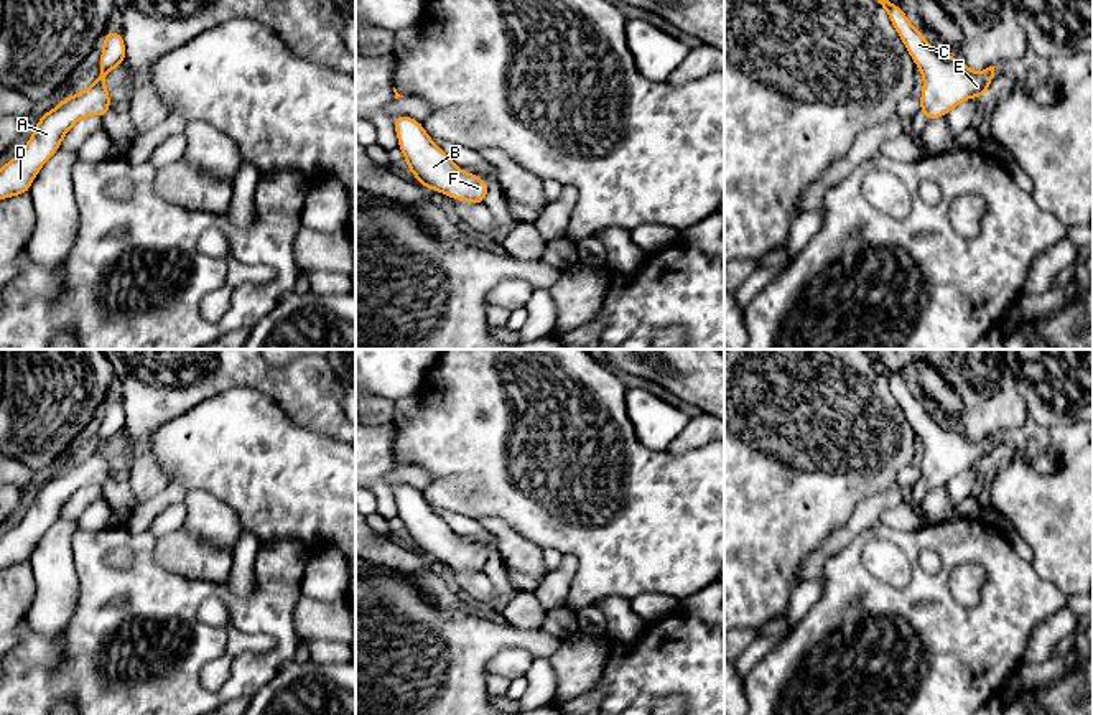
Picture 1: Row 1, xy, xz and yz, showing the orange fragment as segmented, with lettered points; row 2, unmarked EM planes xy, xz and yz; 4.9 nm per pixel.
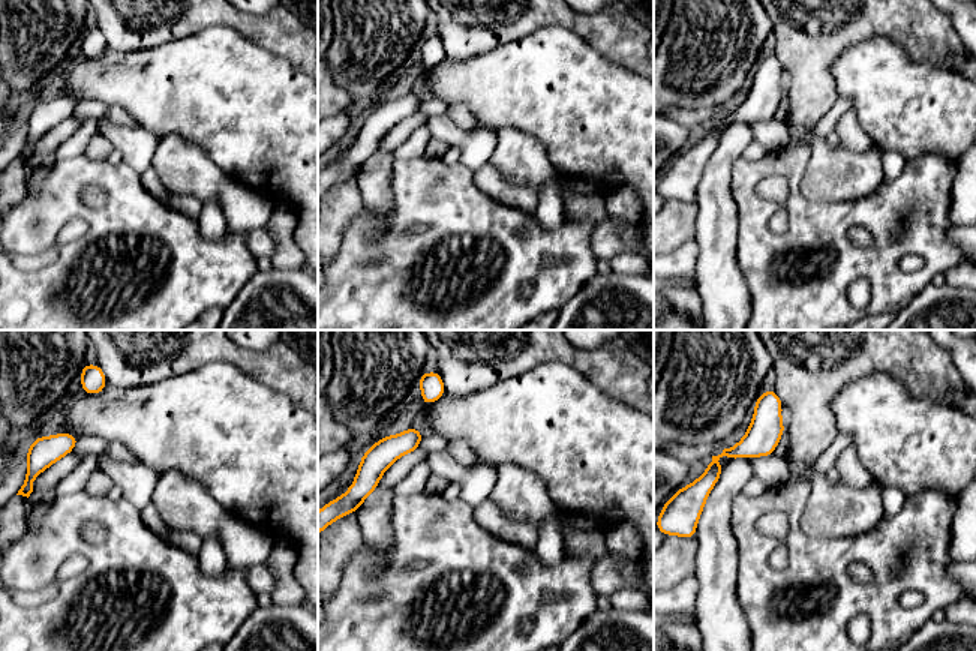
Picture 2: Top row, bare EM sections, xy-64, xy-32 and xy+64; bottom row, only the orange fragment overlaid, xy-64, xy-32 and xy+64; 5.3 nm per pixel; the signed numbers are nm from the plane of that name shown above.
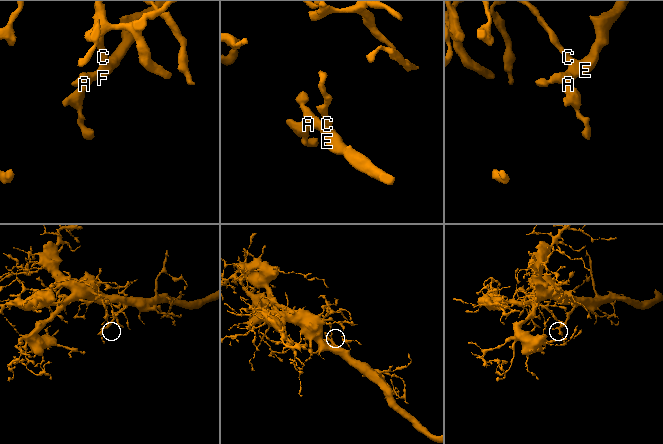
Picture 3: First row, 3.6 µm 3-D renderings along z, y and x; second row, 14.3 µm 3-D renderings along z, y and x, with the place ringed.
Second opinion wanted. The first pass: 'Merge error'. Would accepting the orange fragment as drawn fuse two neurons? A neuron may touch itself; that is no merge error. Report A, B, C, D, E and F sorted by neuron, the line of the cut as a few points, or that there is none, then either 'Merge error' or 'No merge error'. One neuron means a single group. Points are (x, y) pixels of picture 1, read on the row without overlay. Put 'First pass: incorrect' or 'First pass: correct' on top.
First pass: incorrect
Groups: A B C D E F. No split. No merge error

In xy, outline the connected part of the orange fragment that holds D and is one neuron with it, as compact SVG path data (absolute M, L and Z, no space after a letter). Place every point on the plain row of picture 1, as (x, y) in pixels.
M105 400L99 430L100 445L77 465L66 465L54 478L38 488L36 498L20 524L0 537L0 568L30 562L41 535L61 517L64 504L76 491L112 481L105 445L125 432L123 402Z

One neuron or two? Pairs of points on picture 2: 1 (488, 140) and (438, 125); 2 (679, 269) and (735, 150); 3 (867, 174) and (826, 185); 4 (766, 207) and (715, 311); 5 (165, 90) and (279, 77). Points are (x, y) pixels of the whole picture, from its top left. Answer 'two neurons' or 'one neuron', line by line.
1: one neuron
2: two neurons
3: one neuron
4: two neurons
5: one neuron

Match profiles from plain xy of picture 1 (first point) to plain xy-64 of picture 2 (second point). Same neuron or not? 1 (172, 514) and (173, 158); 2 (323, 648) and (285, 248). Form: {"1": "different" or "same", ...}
{"1": "different", "2": "same"}

